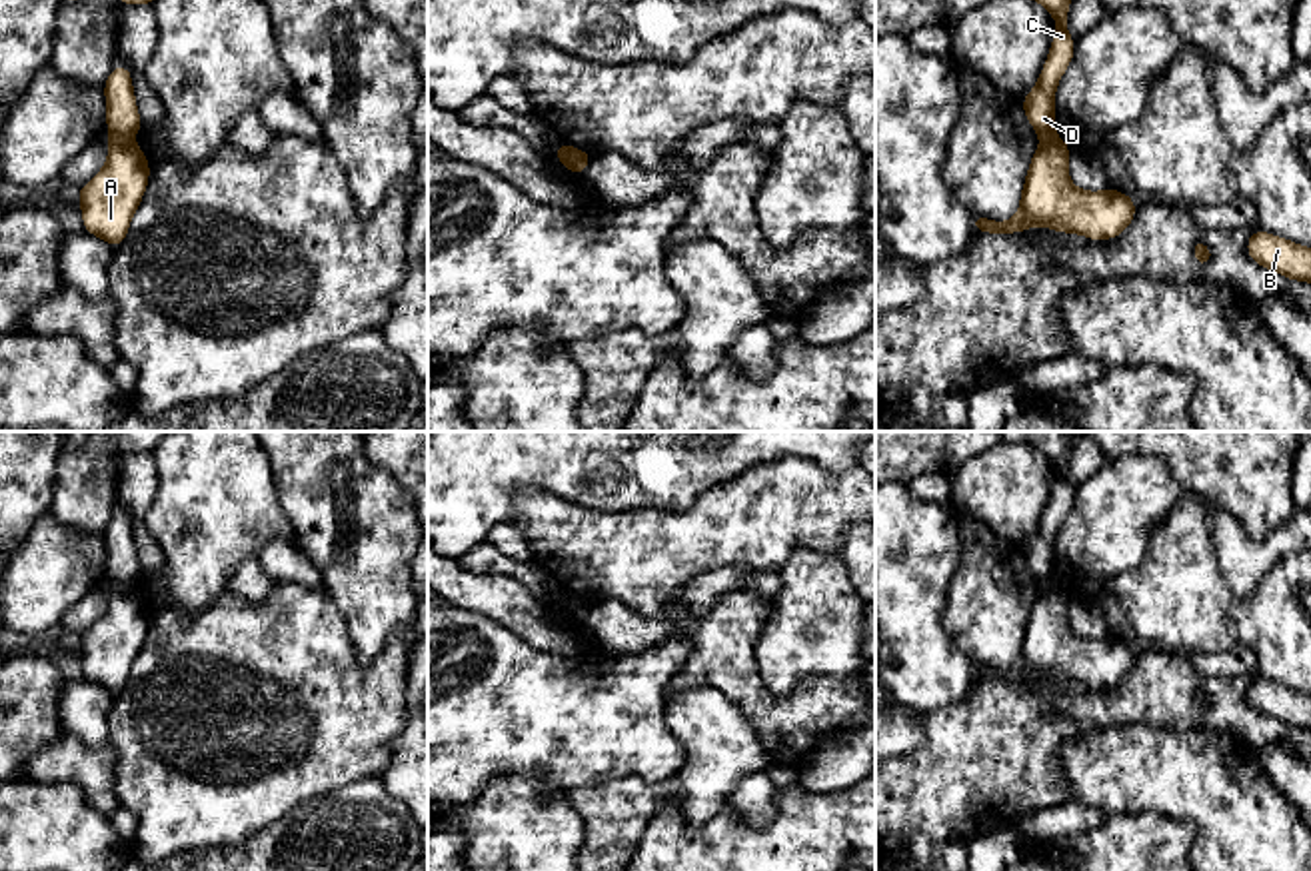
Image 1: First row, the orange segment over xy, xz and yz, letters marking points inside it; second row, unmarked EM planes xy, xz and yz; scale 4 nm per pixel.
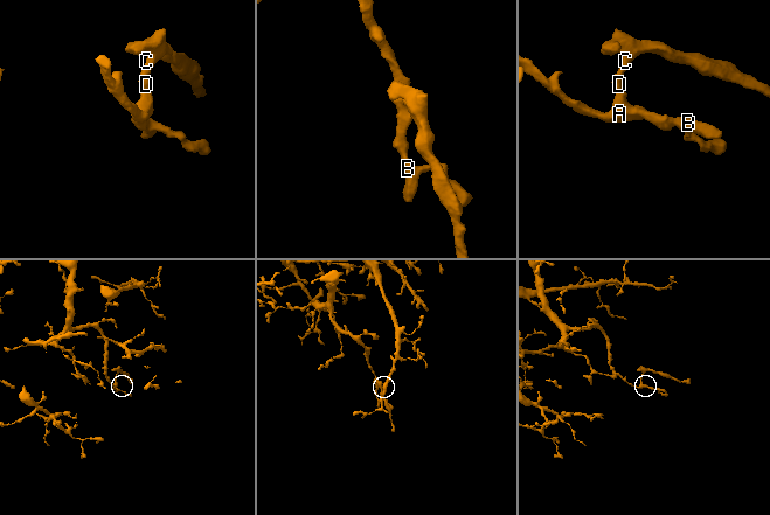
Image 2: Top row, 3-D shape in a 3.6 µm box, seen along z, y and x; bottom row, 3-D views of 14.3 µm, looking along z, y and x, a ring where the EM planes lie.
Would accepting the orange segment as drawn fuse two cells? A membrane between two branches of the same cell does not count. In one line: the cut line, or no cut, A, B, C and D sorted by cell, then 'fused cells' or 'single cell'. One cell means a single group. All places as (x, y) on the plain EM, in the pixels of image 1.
cut in xy along (110, 586), (128, 588); A B / C D; fused cells

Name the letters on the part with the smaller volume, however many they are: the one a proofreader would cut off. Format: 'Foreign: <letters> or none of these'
Foreign: C, D

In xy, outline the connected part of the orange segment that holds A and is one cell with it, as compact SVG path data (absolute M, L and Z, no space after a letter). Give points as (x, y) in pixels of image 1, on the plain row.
M108 587L108 609L78 637L84 677L116 697L128 683L150 625L142 595L130 587Z

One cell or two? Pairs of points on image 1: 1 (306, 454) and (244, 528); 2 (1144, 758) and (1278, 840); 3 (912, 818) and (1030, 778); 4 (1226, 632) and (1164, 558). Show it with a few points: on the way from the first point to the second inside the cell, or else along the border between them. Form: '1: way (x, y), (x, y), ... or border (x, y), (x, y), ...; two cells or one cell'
1: border (264, 452), (280, 508), (294, 534); two cells
2: way (1178, 774), (1204, 776), (1244, 816); one cell
3: way (942, 790), (964, 778), (1000, 778); one cell
4: way (1208, 614), (1180, 586), (1180, 576); one cell

